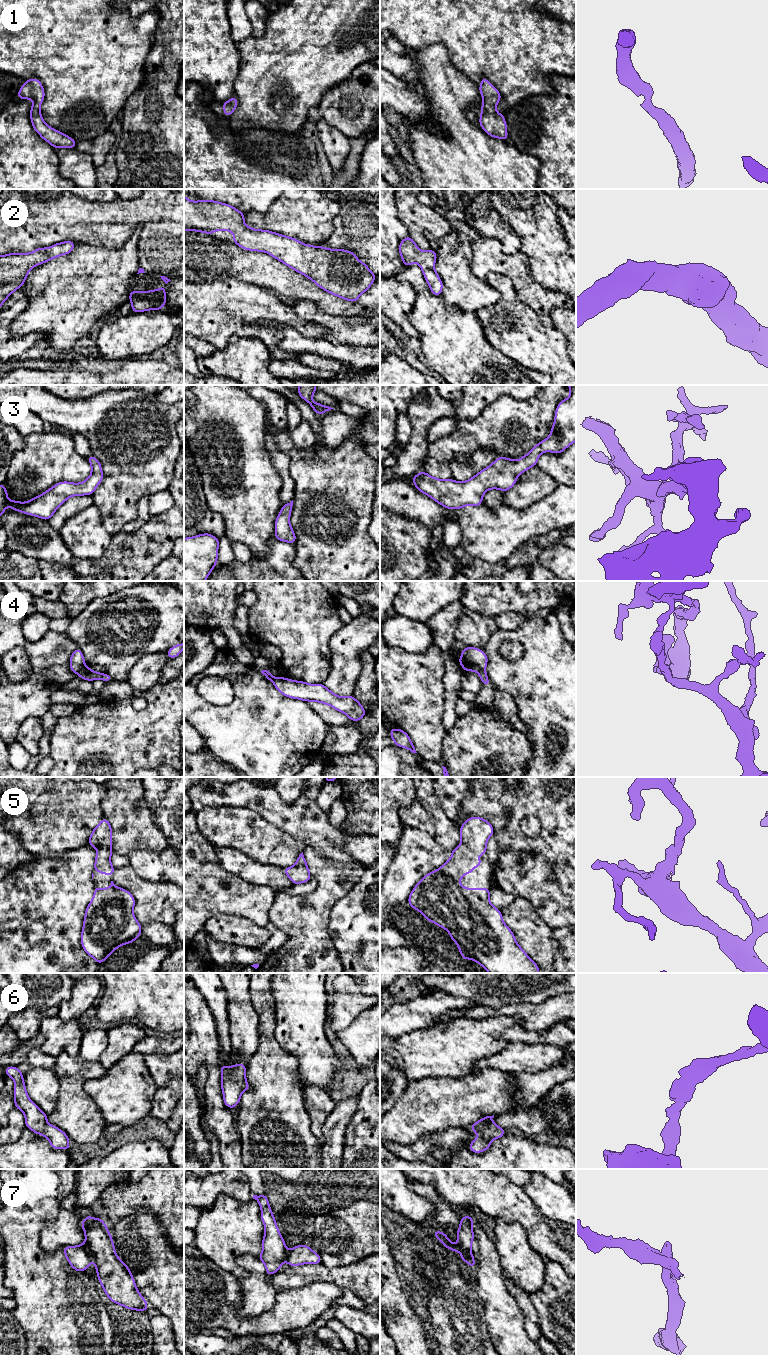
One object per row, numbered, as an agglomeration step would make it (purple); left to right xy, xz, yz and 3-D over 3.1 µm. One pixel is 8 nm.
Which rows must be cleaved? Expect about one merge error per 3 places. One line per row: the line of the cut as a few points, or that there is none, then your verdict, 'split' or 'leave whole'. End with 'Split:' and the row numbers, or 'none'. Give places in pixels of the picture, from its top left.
1: cut none; leave whole
2: cut none; leave whole
3: cut none; leave whole
4: cut xy (85, 666), (77, 673); split
5: cut none; leave whole
6: cut none; leave whole
7: cut xy (84, 1243), (92, 1259); split
Split: 4, 7

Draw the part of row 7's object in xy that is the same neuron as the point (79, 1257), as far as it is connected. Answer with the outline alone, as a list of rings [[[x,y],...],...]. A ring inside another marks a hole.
[[[85,1243],[77,1246],[66,1246],[63,1251],[67,1261],[77,1272],[86,1271],[92,1261],[92,1256]]]

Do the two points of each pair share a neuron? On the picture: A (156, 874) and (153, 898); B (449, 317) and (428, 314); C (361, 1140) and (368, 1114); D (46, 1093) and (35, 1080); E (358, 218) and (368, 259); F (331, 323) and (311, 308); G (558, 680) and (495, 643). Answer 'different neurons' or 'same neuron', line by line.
A: different neurons
B: same neuron
C: same neuron
D: same neuron
E: same neuron
F: same neuron
G: same neuron

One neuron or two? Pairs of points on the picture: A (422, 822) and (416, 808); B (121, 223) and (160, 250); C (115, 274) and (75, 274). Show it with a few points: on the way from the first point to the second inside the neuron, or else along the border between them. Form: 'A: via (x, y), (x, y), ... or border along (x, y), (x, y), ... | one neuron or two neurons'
A: via (419, 819), (416, 816), (416, 811) | one neuron
B: via (133, 222), (140, 222), (156, 238) | one neuron
C: via (105, 274), (85, 274) | one neuron

